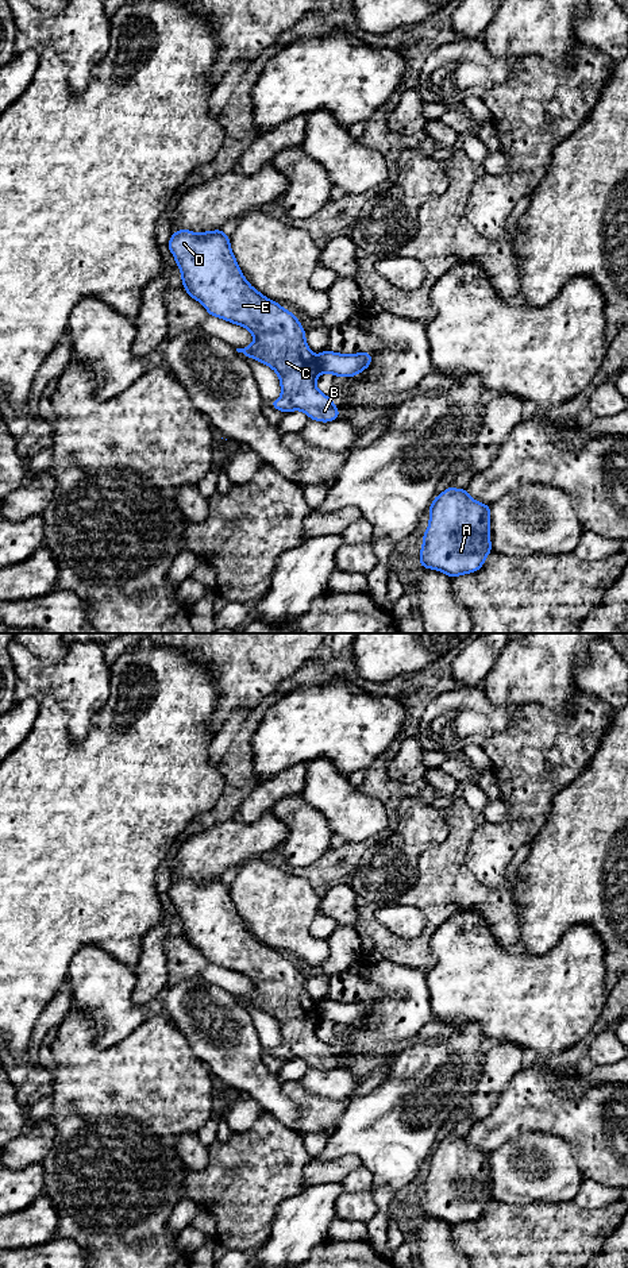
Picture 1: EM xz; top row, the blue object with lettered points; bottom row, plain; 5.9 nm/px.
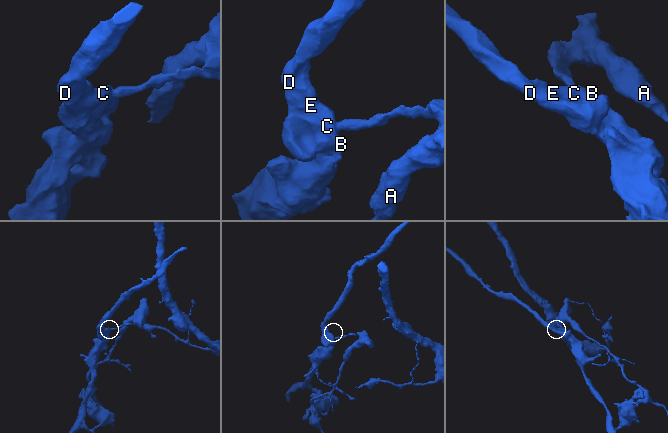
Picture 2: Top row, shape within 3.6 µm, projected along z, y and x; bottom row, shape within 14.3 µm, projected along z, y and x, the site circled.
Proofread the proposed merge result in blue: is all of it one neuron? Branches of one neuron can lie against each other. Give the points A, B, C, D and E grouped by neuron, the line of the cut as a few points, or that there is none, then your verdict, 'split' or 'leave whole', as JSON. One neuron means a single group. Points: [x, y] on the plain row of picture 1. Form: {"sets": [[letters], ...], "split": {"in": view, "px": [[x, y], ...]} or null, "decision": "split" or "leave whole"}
{"sets": [["A"], ["B", "C", "D", "E"]], "split": {"in": "xz", "px": [[315, 1005], [322, 1020]]}, "decision": "split"}

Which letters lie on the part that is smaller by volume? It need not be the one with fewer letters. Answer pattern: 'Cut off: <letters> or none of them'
Cut off: A

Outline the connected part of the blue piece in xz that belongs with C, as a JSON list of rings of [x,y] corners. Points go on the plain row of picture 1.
[[[180,878],[172,882],[167,895],[181,917],[186,941],[201,951],[211,964],[244,975],[254,984],[251,994],[236,999],[270,1014],[278,1022],[282,1041],[278,1048],[270,1049],[273,1056],[282,1061],[303,1059],[311,1068],[323,1071],[340,1064],[334,1049],[316,1036],[316,1028],[321,1020],[305,990],[305,979],[300,968],[247,930],[231,898],[230,884],[223,878],[203,882]]]

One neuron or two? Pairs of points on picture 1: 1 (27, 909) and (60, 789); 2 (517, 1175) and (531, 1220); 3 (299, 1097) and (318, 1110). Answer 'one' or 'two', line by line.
1: one
2: two
3: one

